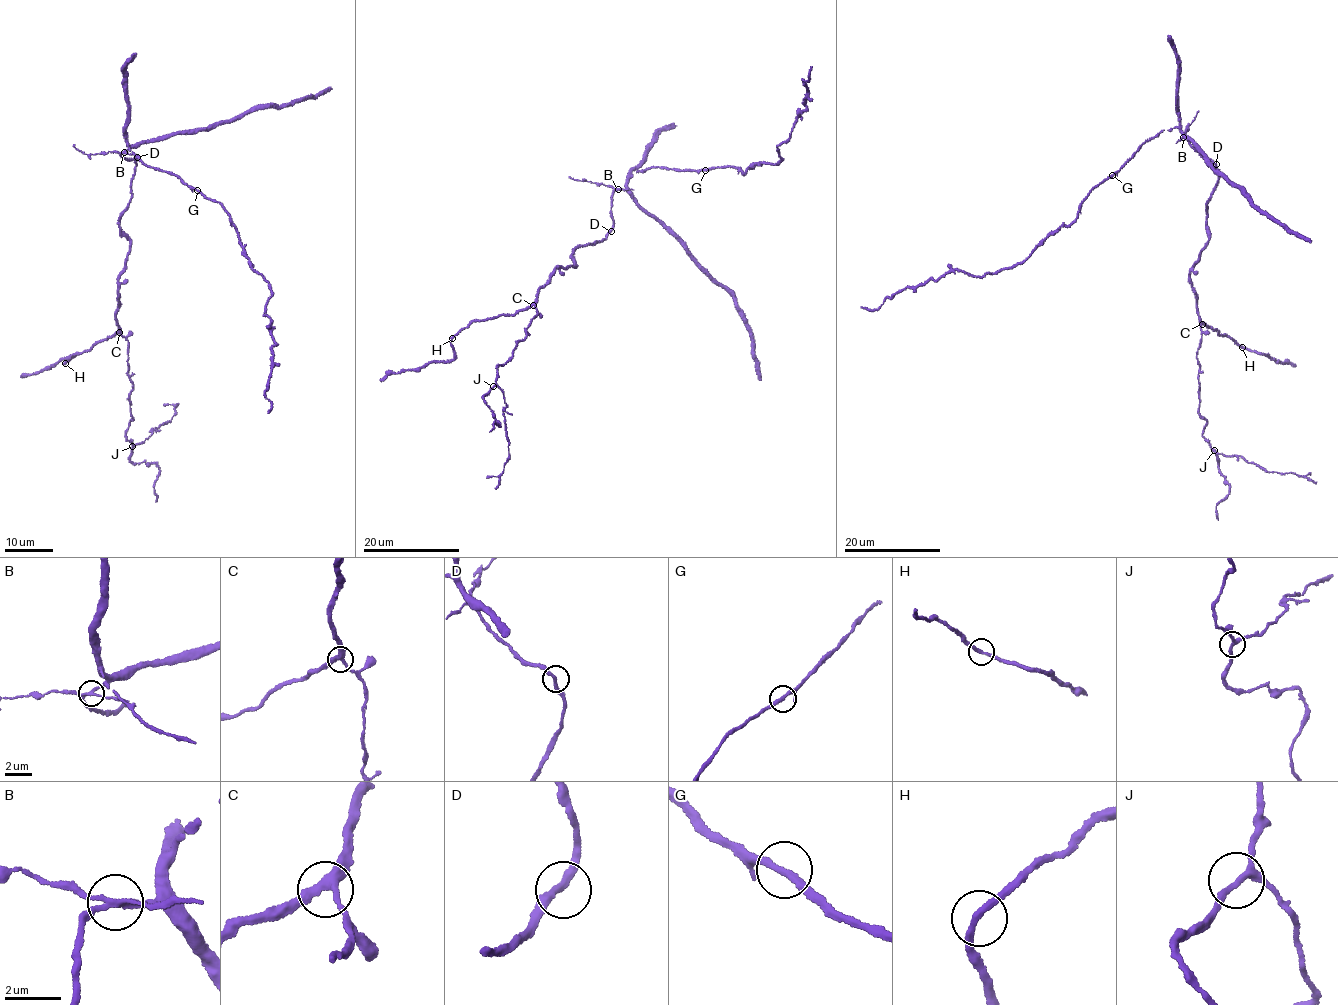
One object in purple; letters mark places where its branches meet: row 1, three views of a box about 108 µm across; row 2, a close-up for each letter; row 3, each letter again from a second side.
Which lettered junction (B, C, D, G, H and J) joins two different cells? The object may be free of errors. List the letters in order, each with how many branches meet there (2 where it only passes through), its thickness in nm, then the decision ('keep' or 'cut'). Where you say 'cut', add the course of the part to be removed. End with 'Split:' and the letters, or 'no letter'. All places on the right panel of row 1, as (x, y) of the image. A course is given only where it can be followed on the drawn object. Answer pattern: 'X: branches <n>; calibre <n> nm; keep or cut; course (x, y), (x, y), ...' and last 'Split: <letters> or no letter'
B: branches 4; calibre 200 nm; cut; course (1184, 137), (1198, 111)
C: branches 3; calibre 320 nm; keep
D: branches 2; calibre 260 nm; keep
G: branches 2; calibre 240 nm; keep
H: branches 2; calibre 240 nm; keep
J: branches 3; calibre 220 nm; keep
Split: B

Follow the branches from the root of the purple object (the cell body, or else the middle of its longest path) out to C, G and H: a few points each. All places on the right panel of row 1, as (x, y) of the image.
C: (1215, 164), (1219, 179), (1207, 204), (1208, 242), (1190, 271), (1190, 283), (1196, 294), (1197, 312), (1202, 324)
G: (1215, 164), (1202, 158), (1175, 127), (1163, 130), (1145, 142), (1112, 175)
H: (1215, 164), (1219, 179), (1207, 204), (1208, 242), (1190, 271), (1190, 283), (1196, 294), (1200, 321), (1242, 347)

